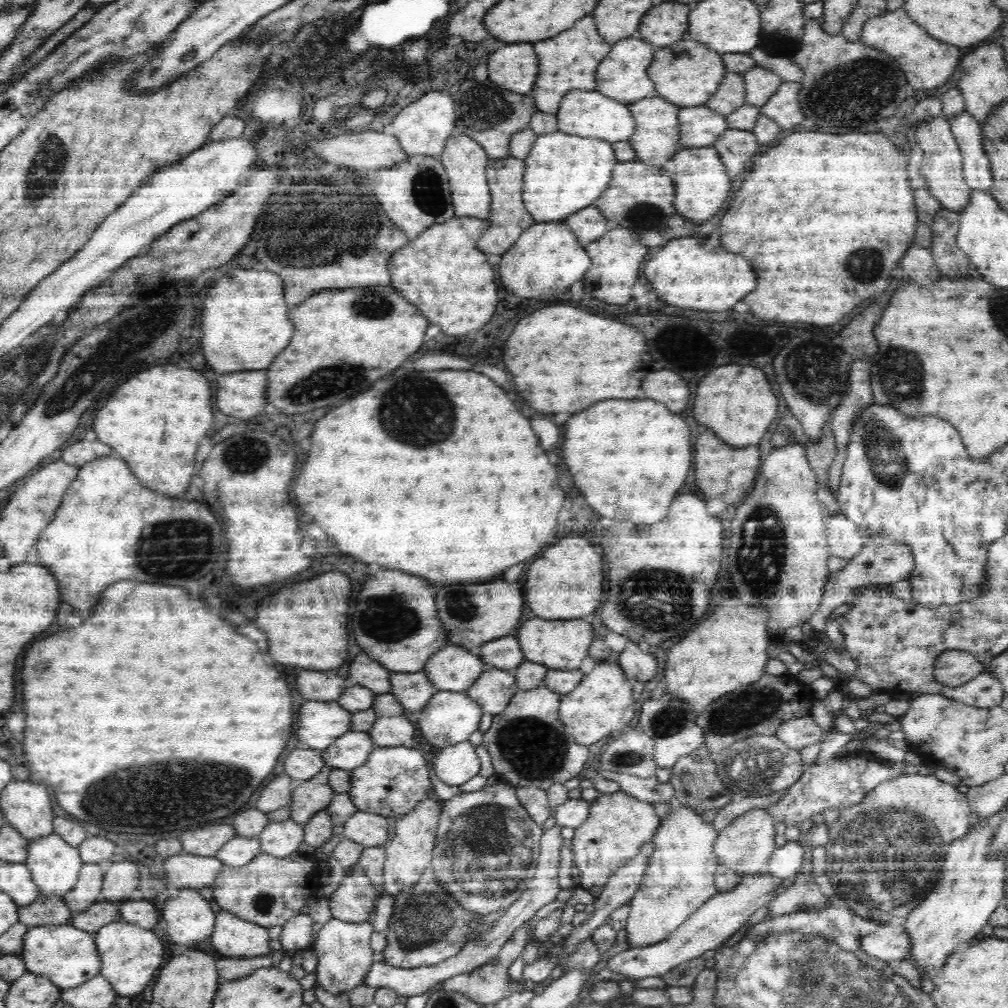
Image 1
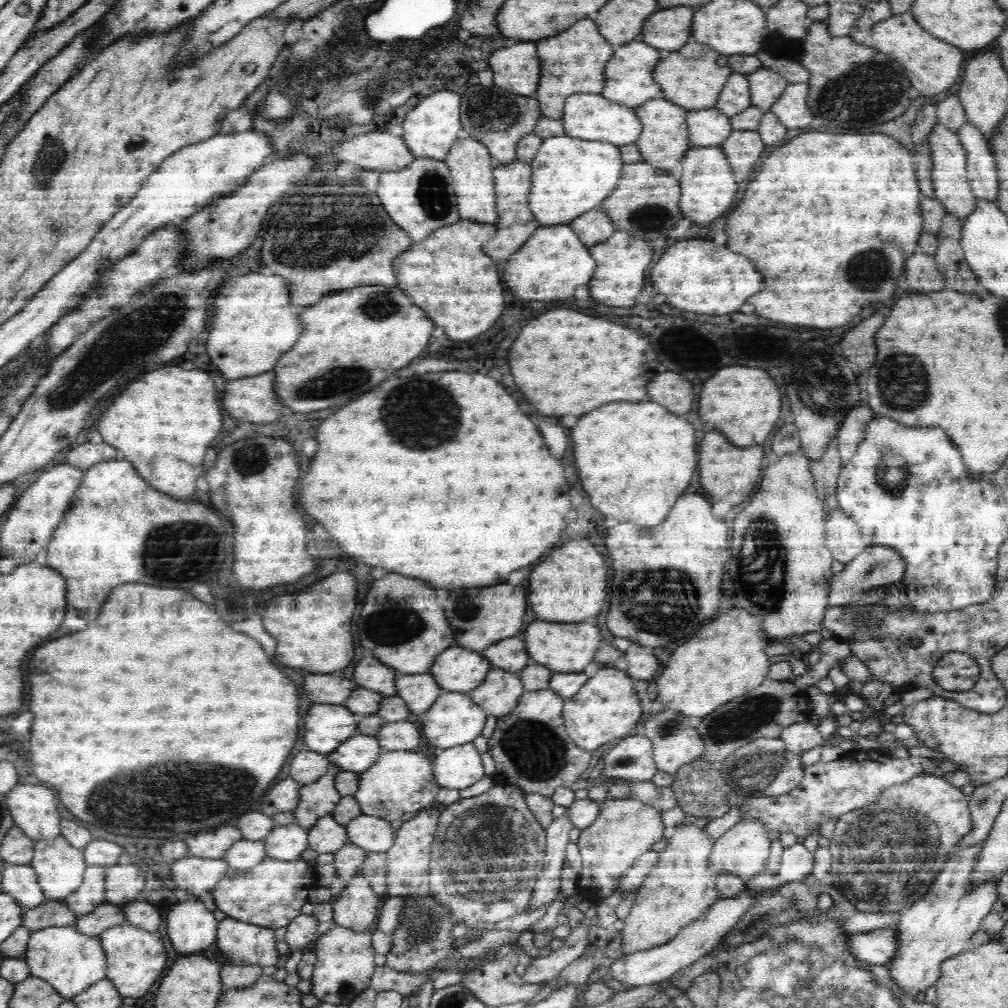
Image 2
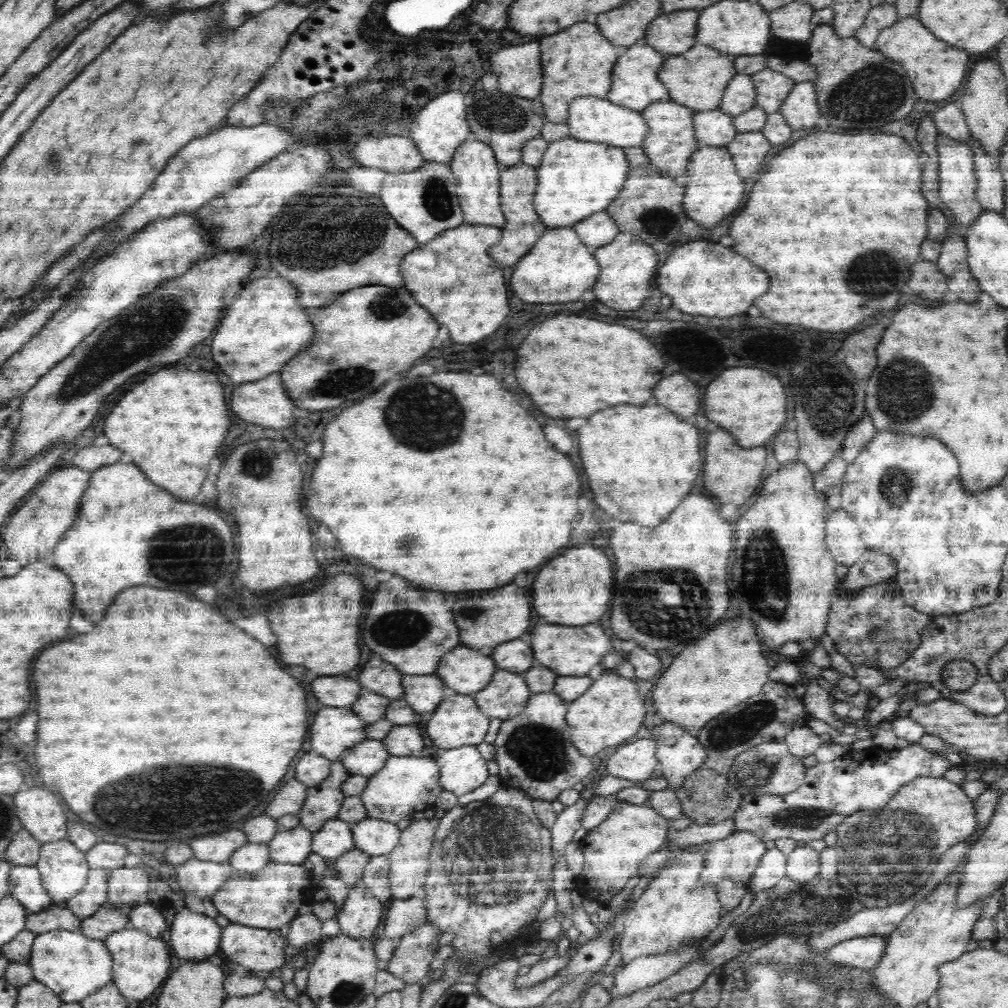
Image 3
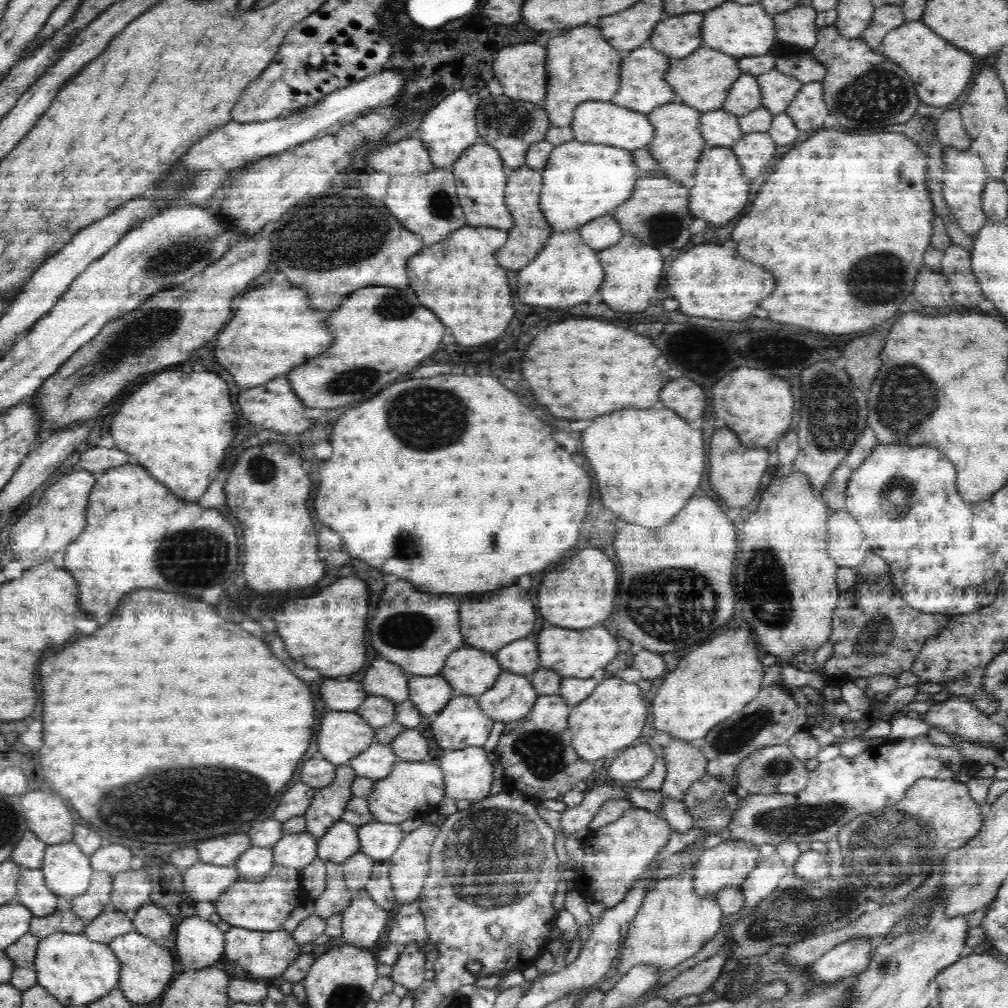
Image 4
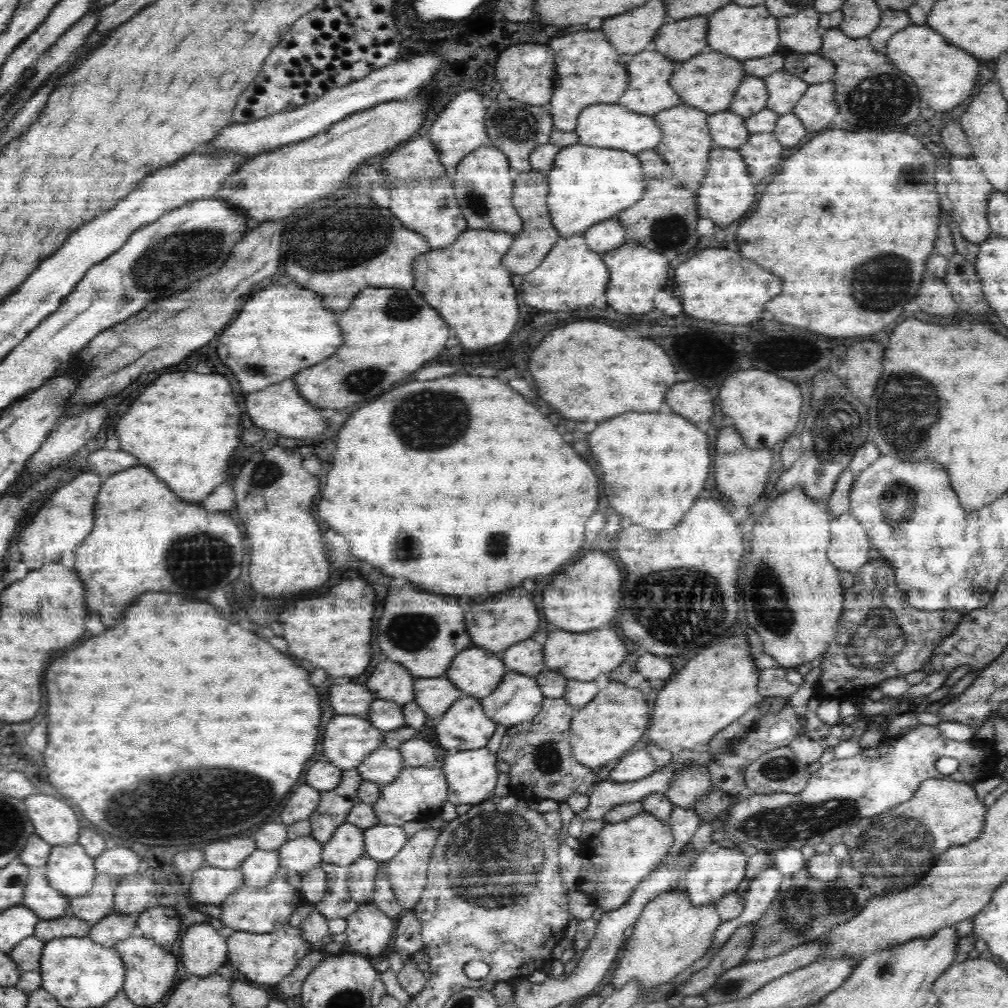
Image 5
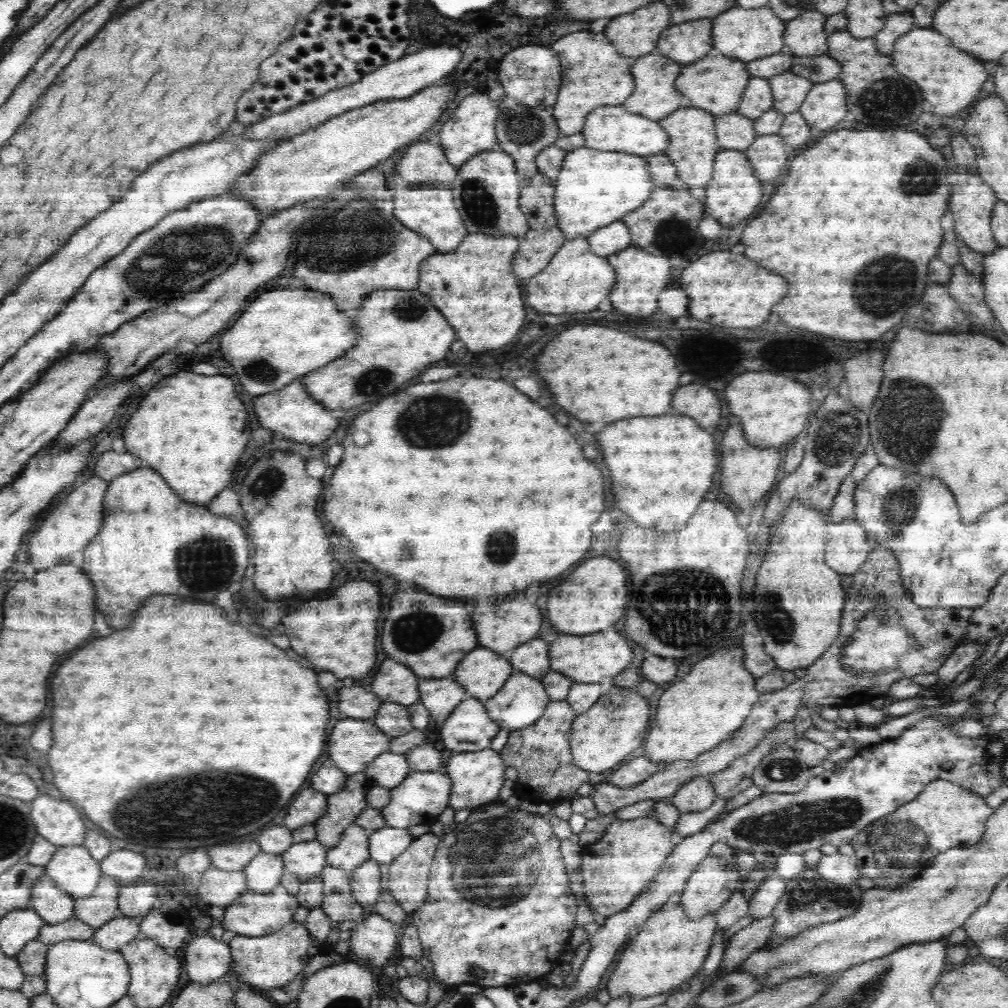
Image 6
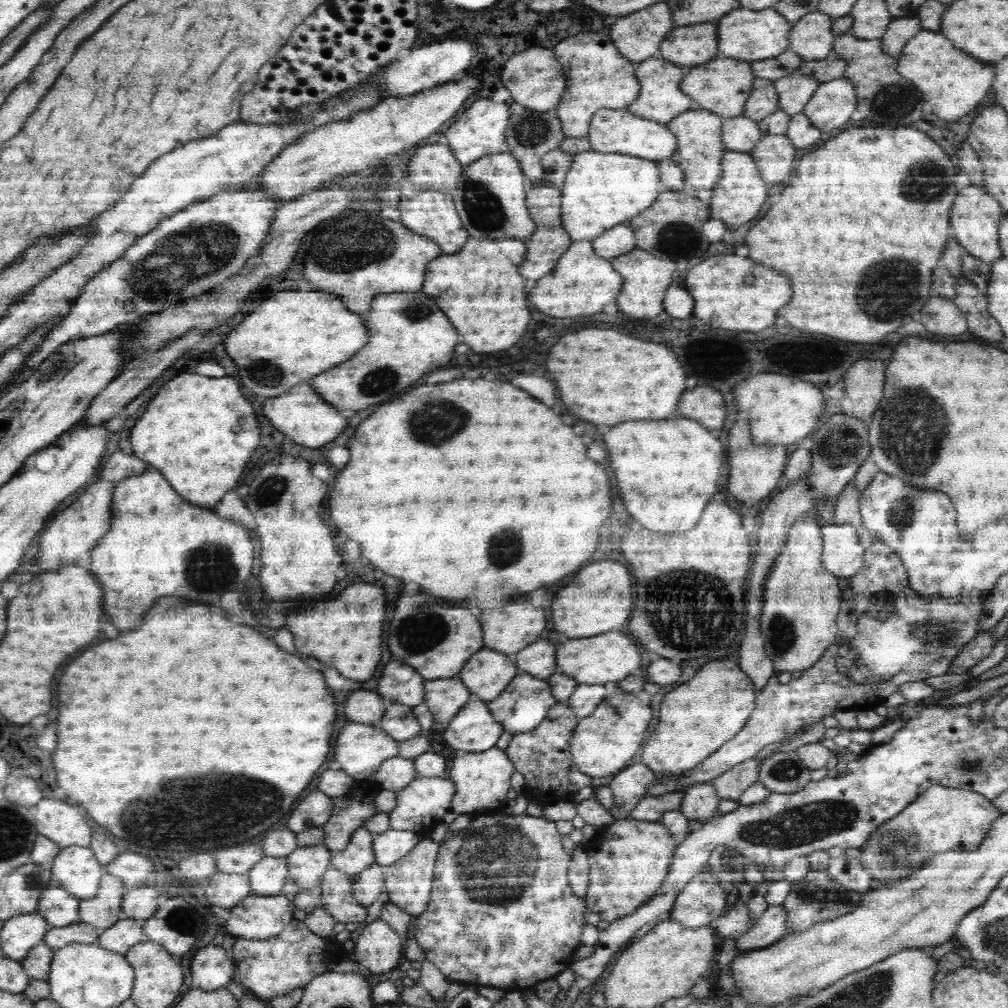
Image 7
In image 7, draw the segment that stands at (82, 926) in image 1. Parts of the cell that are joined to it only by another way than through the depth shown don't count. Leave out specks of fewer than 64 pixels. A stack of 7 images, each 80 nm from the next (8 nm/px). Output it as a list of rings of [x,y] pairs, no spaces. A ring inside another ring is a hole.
[[[122,917],[100,931],[98,942],[105,950],[125,956],[138,943],[149,941],[143,931],[144,923],[142,919]]]

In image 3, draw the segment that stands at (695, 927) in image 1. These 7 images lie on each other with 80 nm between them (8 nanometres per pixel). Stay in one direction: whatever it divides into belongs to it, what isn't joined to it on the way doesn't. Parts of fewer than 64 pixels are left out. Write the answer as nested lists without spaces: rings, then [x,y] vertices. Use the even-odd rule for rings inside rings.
[[[705,939],[692,945],[685,945],[680,953],[671,951],[662,955],[638,956],[630,964],[617,967],[613,974],[615,983],[609,991],[611,1000],[624,998],[634,994],[636,990],[654,986],[688,963],[698,960],[697,954],[702,947],[702,941]]]

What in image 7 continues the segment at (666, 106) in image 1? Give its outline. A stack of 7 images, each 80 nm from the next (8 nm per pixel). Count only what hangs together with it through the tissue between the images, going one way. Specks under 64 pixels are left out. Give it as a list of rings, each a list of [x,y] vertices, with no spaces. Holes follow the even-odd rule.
[[[690,109],[676,115],[676,118],[672,118],[665,124],[676,137],[677,142],[672,160],[680,165],[684,173],[684,180],[691,187],[712,191],[716,182],[720,180],[720,160],[727,150],[721,141],[722,120],[723,117],[712,111]]]

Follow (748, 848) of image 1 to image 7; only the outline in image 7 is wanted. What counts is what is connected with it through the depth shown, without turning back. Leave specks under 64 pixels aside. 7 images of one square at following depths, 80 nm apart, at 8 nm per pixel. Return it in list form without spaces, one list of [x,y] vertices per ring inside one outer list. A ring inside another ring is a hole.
[[[707,864],[677,896],[671,914],[684,927],[708,926],[723,912],[727,890],[710,874]]]

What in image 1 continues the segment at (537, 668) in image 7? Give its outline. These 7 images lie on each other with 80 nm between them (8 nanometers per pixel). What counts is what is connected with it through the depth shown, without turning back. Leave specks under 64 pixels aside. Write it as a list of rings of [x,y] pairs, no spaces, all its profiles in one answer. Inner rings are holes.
[[[514,636],[490,640],[482,644],[476,652],[487,667],[496,667],[509,672],[518,668],[518,665],[525,661],[520,644],[516,642]]]

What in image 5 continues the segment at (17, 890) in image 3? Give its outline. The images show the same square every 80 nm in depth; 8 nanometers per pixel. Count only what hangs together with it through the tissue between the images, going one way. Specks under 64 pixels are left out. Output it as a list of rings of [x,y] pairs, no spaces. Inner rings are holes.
[[[45,866],[30,867],[28,882],[24,886],[23,904],[44,920],[60,918],[66,914],[68,898],[50,886]]]

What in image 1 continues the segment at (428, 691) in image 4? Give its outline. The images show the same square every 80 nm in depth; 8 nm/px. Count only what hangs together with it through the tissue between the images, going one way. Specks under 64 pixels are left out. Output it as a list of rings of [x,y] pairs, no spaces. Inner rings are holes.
[[[404,672],[404,674],[392,674],[390,676],[392,690],[390,692],[396,695],[396,700],[406,709],[422,711],[424,706],[430,702],[430,698],[436,692],[432,681],[428,679],[426,673]]]

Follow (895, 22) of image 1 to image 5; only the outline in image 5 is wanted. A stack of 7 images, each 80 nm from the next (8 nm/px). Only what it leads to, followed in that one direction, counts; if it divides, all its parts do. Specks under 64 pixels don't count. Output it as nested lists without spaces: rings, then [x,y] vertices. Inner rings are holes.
[[[911,24],[904,27],[904,30],[898,30],[896,34],[892,34],[892,38],[888,38],[884,53],[898,70],[912,77],[920,88],[920,96],[932,110],[952,110],[974,94],[980,76],[980,62],[964,50],[952,46],[944,36],[936,34],[928,26]]]

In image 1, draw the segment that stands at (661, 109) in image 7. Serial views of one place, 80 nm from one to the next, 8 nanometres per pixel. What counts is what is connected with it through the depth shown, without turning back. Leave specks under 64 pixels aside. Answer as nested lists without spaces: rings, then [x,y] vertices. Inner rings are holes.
[[[638,35],[630,36],[614,42],[611,48],[600,60],[600,66],[596,68],[596,88],[608,98],[616,99],[625,105],[632,104],[642,98],[658,96],[656,87],[646,70],[652,64],[654,50],[656,48]]]

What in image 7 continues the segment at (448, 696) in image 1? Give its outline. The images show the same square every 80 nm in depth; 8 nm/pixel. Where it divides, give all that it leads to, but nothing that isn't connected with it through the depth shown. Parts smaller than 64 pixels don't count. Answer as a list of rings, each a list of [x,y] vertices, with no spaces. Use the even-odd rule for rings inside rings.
[[[475,698],[465,703],[464,706],[456,712],[456,716],[454,716],[448,724],[442,726],[442,730],[444,731],[443,736],[446,744],[449,744],[459,753],[480,753],[485,750],[490,750],[490,748],[496,747],[498,738],[500,738],[505,731],[504,727],[492,717],[487,703],[482,699]]]

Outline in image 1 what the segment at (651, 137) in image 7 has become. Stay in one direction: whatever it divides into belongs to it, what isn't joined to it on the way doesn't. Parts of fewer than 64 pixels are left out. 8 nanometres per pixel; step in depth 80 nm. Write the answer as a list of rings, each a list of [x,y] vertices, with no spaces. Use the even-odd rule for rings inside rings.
[[[568,90],[556,112],[558,128],[566,134],[580,135],[582,138],[599,138],[608,142],[628,141],[637,130],[636,120],[628,105],[608,98],[598,90]]]

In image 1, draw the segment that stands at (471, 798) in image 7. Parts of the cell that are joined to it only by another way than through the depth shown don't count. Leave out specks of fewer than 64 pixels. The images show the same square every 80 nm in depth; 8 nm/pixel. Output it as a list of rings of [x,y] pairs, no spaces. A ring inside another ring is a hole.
[[[470,741],[446,746],[436,752],[435,775],[448,786],[460,786],[480,774],[476,747]]]

